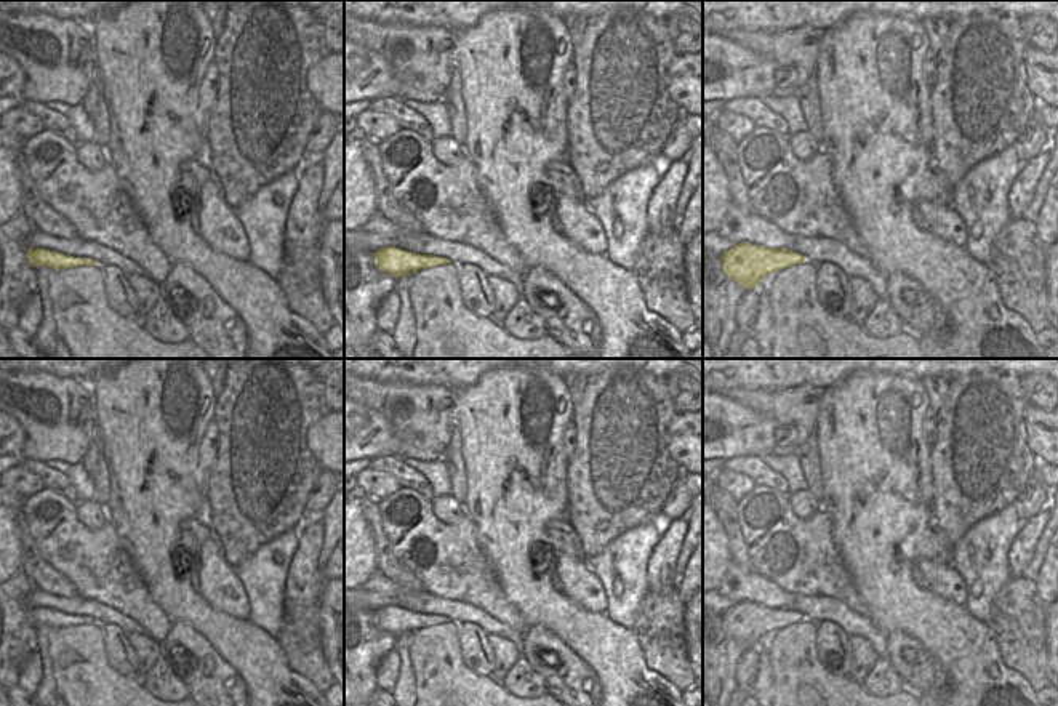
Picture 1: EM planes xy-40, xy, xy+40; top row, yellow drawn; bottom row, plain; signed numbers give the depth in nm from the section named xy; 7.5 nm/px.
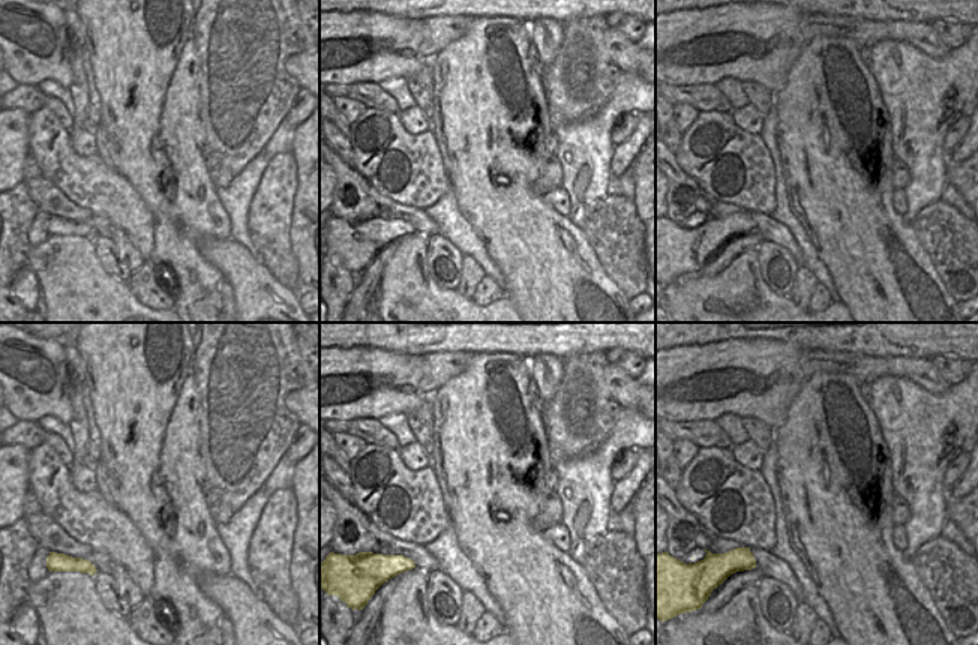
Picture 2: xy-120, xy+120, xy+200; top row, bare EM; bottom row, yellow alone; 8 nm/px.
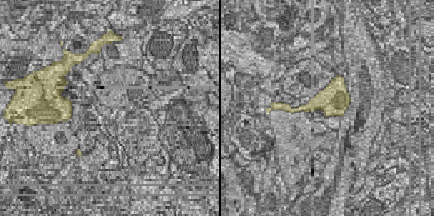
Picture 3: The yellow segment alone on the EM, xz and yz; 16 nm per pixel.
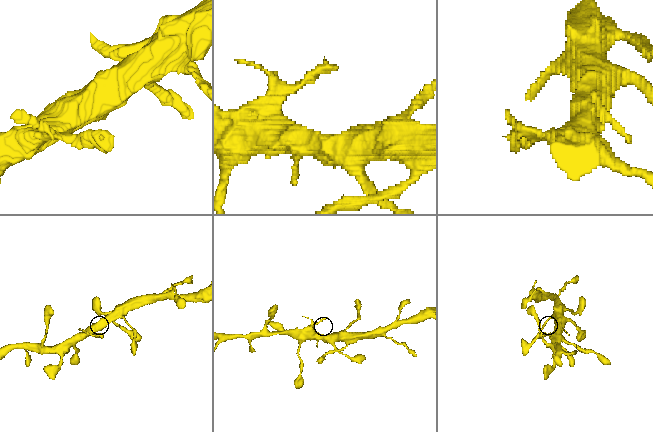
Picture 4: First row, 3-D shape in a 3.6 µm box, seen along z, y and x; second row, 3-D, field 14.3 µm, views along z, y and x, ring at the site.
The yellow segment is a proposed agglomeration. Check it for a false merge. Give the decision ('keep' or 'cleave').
keep

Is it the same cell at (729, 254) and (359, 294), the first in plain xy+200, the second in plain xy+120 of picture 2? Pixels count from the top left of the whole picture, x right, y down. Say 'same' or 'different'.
same

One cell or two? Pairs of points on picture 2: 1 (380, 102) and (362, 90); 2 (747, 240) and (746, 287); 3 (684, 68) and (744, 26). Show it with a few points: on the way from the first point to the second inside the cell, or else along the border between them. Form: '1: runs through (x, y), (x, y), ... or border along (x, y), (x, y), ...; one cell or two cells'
1: runs through (375, 98), (366, 92); one cell
2: border along (756, 249), (738, 254), (719, 272); two cells
3: runs through (716, 66), (764, 59), (773, 51), (771, 44); one cell

